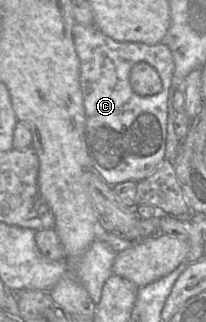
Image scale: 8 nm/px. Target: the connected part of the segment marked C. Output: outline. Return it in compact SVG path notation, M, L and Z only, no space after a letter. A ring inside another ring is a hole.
M75 23L73 40L80 61L80 87L85 109L85 143L94 169L110 186L125 181L140 181L152 175L165 159L167 138L168 98L174 73L174 59L163 43L148 45L138 42L120 42L101 32L95 25ZM145 62L152 66L162 81L162 91L150 96L136 94L130 85L134 65Z

